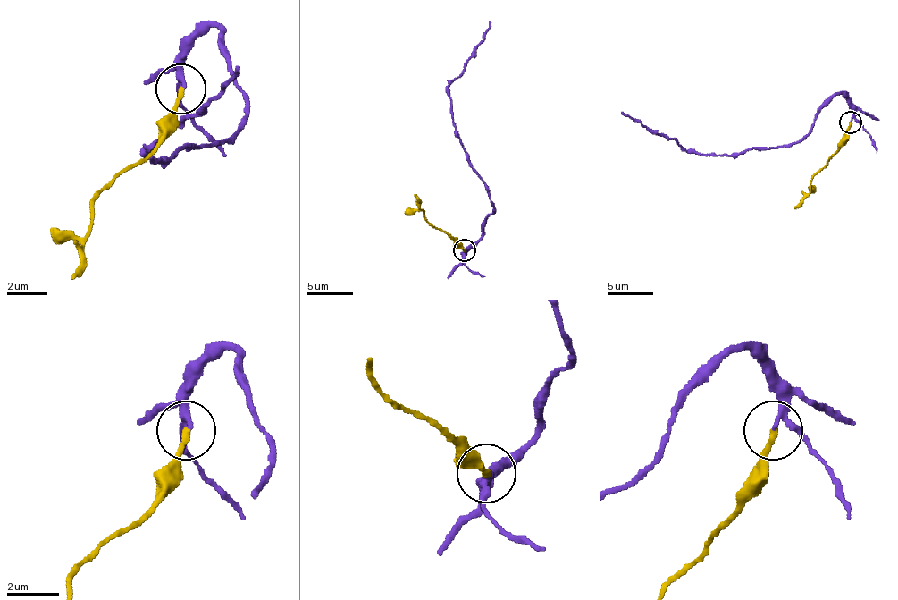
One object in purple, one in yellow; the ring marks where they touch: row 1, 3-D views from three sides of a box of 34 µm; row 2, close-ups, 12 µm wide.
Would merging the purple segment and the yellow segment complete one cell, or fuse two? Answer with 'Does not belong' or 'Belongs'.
Does not belong

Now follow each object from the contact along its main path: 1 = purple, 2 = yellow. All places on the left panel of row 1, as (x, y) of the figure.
1: (185, 88), (185, 52), (220, 27), (245, 107), (230, 138), (170, 162), (145, 152), (239, 67)
2: (180, 88), (174, 127), (95, 198), (85, 262), (70, 277)

